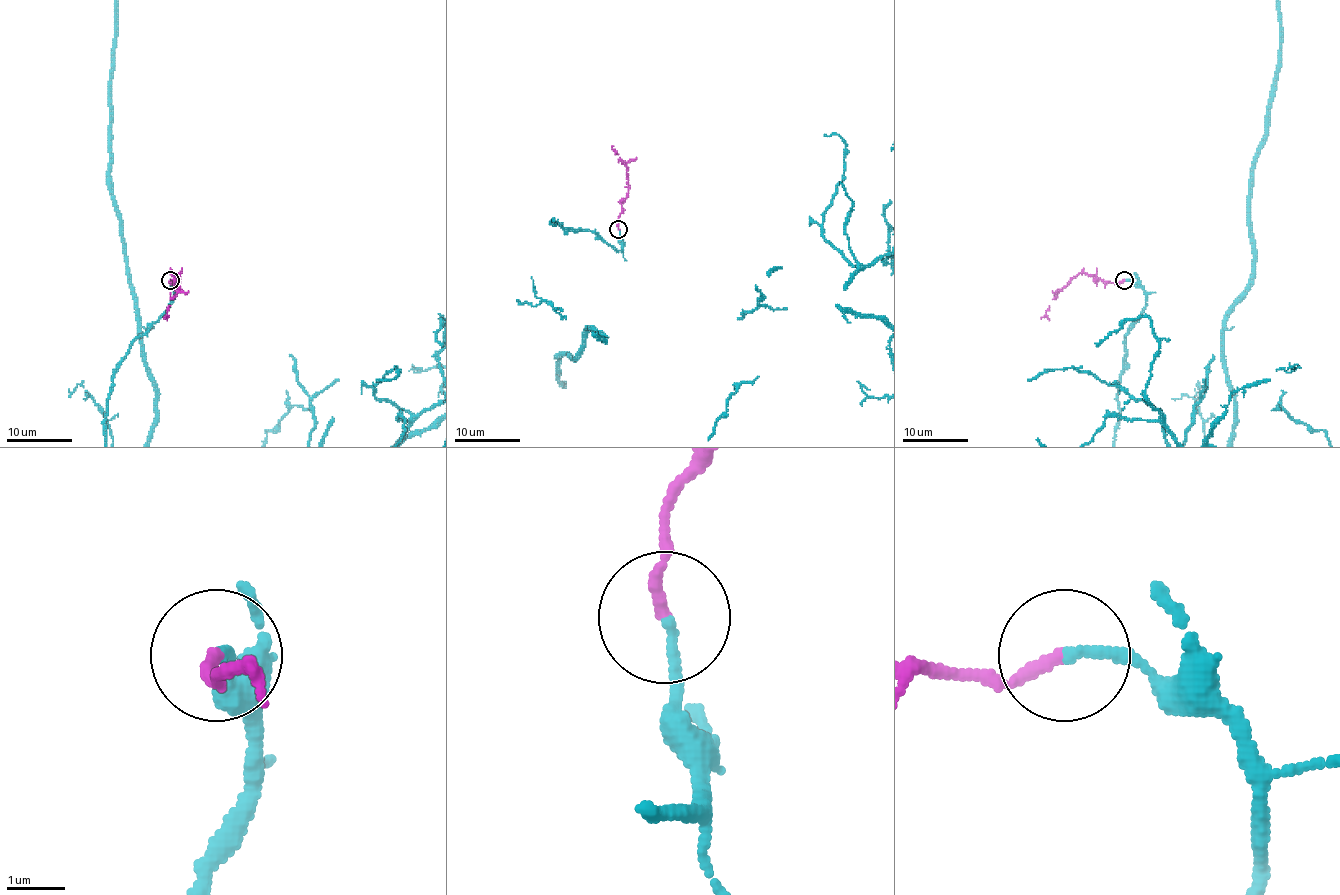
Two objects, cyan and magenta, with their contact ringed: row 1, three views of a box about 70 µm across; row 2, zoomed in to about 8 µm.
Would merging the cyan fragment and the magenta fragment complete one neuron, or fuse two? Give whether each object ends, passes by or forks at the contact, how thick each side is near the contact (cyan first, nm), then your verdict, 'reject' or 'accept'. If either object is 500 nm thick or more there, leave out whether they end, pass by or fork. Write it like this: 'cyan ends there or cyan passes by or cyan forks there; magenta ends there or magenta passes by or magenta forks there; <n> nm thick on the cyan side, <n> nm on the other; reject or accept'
cyan ends there; magenta ends there; 180 nm thick on the cyan side, 200 nm on the other; accept

